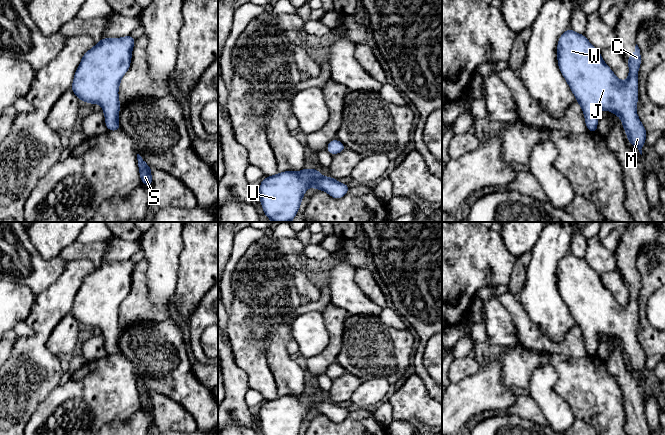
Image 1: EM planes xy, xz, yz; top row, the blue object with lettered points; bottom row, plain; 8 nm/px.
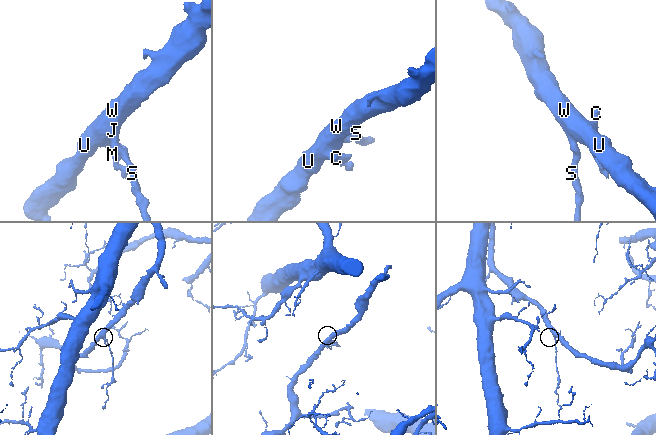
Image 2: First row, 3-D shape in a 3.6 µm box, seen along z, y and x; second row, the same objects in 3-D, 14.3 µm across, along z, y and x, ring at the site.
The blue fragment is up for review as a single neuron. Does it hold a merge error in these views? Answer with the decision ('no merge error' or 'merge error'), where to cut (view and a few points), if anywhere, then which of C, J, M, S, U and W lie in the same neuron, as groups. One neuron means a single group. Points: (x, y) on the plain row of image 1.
no merge error | no cut | C J M S U W

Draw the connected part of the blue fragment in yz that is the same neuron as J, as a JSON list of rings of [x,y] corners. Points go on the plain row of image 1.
[[[571,252],[561,258],[557,278],[559,293],[582,331],[589,356],[597,357],[597,336],[608,334],[620,341],[629,367],[642,379],[647,356],[636,336],[639,321],[637,298],[641,289],[638,269],[627,283],[629,299],[625,306],[616,301],[585,259]]]

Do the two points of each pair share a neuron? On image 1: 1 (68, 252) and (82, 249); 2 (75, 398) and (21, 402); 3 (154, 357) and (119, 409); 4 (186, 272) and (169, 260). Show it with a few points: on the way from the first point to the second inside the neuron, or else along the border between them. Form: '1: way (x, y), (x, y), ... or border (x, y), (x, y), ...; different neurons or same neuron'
1: way (71, 252), (79, 250); same neuron
2: border (59, 385), (38, 406), (30, 419); different neurons
3: border (125, 357), (133, 366), (138, 377); different neurons
4: border (183, 243), (178, 258), (178, 279), (175, 289); different neurons

